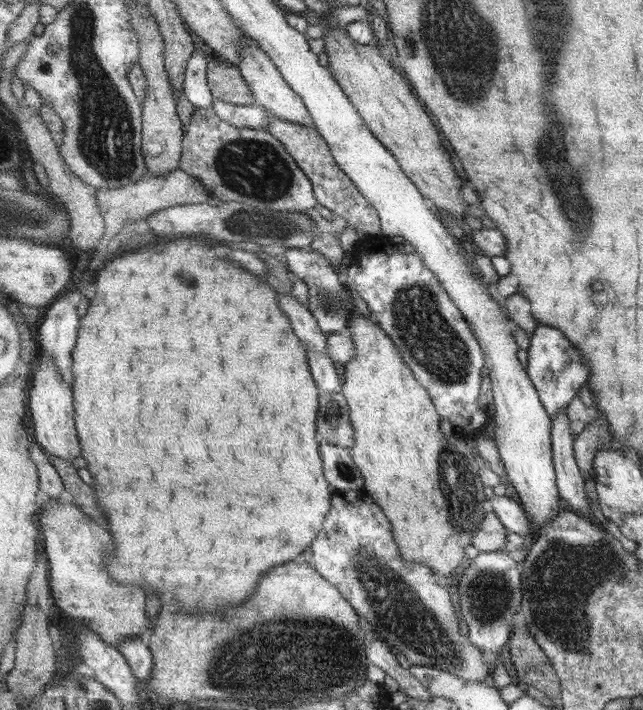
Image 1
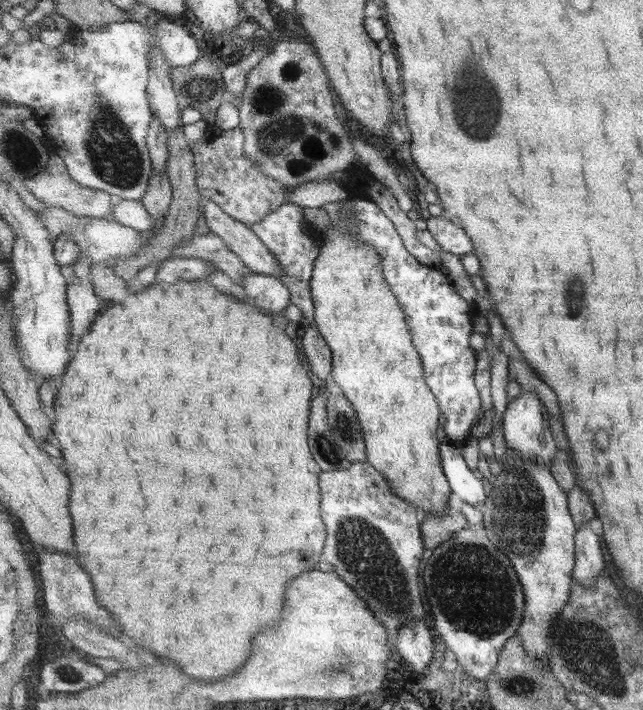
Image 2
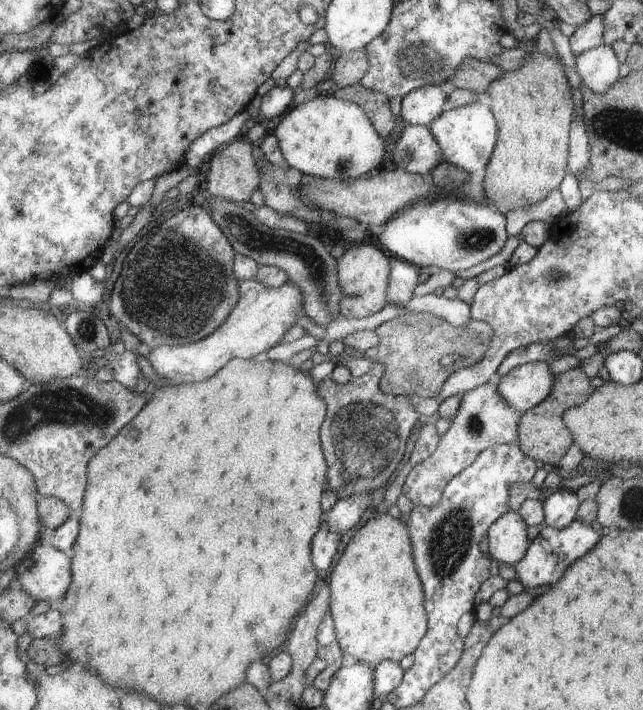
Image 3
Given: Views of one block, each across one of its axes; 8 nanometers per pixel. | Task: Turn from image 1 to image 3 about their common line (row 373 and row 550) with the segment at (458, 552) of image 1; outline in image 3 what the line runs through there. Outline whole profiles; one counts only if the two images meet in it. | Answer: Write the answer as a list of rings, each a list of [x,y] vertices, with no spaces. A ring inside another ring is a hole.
[[[392,514],[374,515],[346,544],[330,576],[334,618],[345,654],[373,668],[387,660],[403,660],[417,650],[430,629],[426,594],[415,562],[410,527]]]

